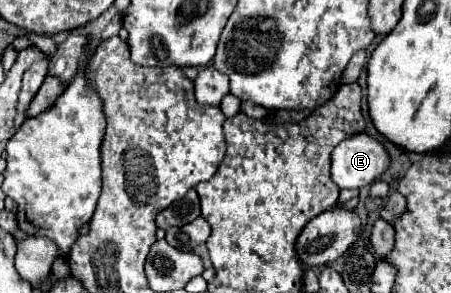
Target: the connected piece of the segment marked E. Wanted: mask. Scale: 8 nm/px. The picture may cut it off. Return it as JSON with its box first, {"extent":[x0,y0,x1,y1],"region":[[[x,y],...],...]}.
{"extent":[331,134,389,188],"region":[[[355,134],[333,150],[331,178],[339,188],[367,188],[389,168],[387,148],[369,134]]]}

